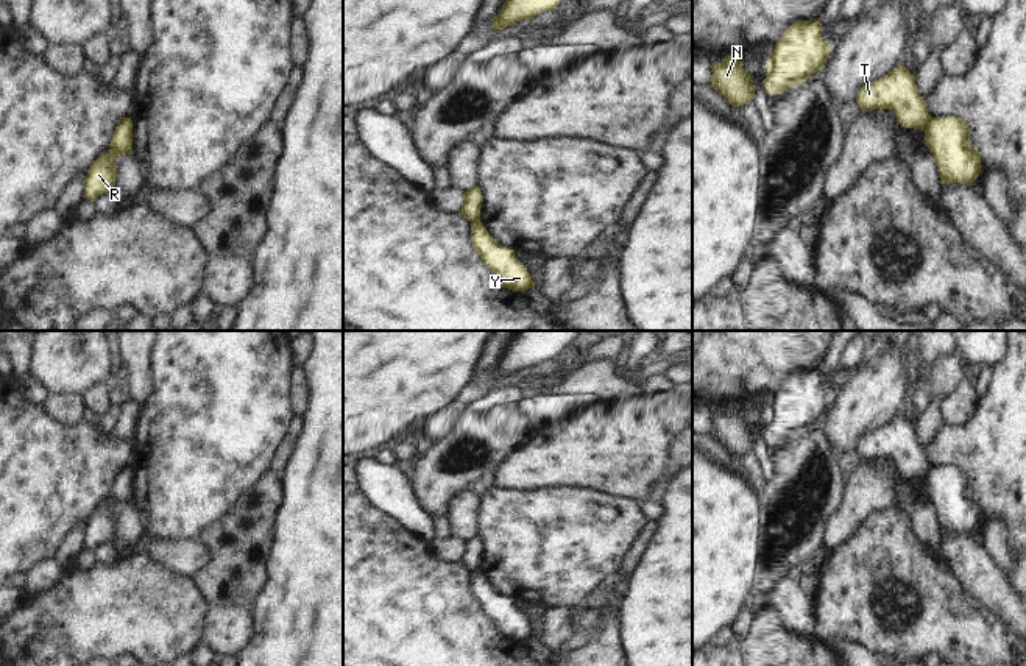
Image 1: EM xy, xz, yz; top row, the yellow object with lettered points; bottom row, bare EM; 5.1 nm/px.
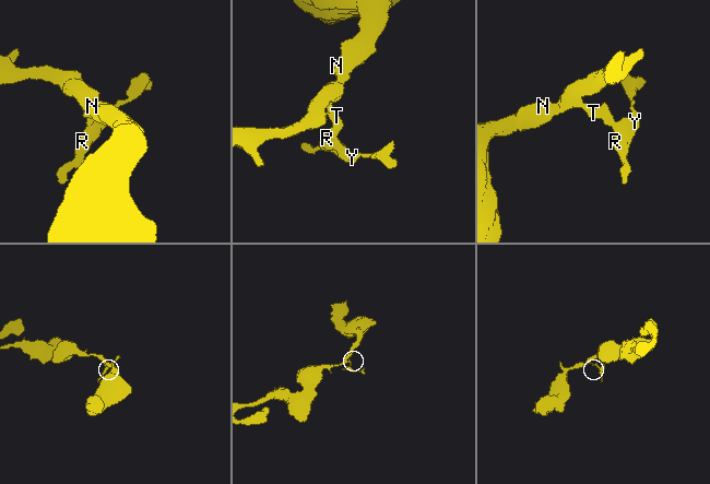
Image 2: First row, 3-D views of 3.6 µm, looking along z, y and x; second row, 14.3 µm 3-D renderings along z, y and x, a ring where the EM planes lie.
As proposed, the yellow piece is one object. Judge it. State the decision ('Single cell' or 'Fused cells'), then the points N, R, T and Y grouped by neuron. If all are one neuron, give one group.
Fused cells. Groups: N T / R Y.

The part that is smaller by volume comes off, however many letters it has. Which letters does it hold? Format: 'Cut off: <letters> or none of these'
Cut off: R, Y

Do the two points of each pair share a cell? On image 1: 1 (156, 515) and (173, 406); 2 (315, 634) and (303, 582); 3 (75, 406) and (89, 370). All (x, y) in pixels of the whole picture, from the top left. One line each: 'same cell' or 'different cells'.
1: same cell
2: same cell
3: different cells

